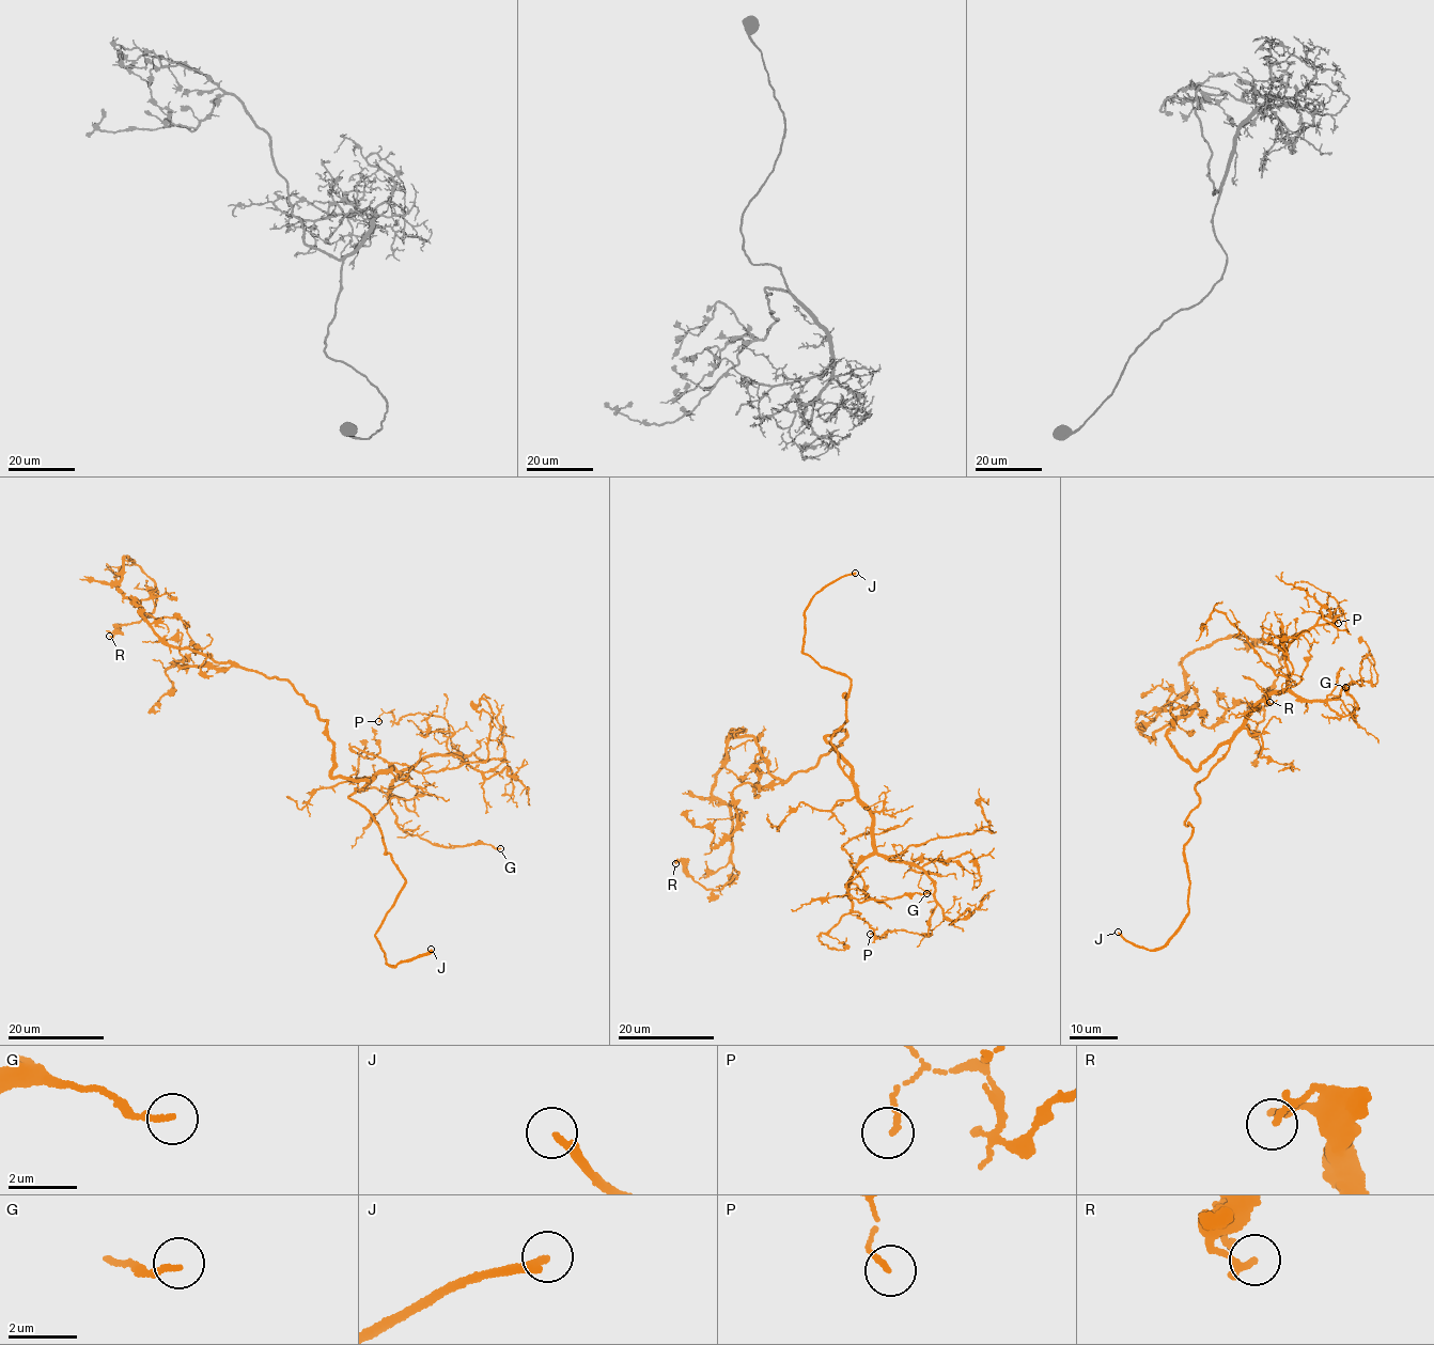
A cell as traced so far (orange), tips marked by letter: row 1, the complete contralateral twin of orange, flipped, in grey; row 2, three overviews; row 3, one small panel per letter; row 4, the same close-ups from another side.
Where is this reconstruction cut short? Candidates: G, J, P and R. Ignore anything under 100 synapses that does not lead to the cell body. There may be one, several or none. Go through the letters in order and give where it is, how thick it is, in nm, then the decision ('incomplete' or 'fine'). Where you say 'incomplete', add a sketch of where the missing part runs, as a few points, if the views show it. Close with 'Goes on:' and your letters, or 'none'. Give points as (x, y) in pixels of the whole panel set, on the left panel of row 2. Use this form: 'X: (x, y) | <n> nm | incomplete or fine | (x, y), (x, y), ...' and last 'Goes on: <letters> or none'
G: (500, 848) | 170 nm | fine
J: (431, 949) | 280 nm | incomplete | (431, 949), (441, 948), (484, 922), (488, 916), (484, 909)
P: (378, 721) | 130 nm | fine
R: (109, 636) | 160 nm | fine
Goes on: J

